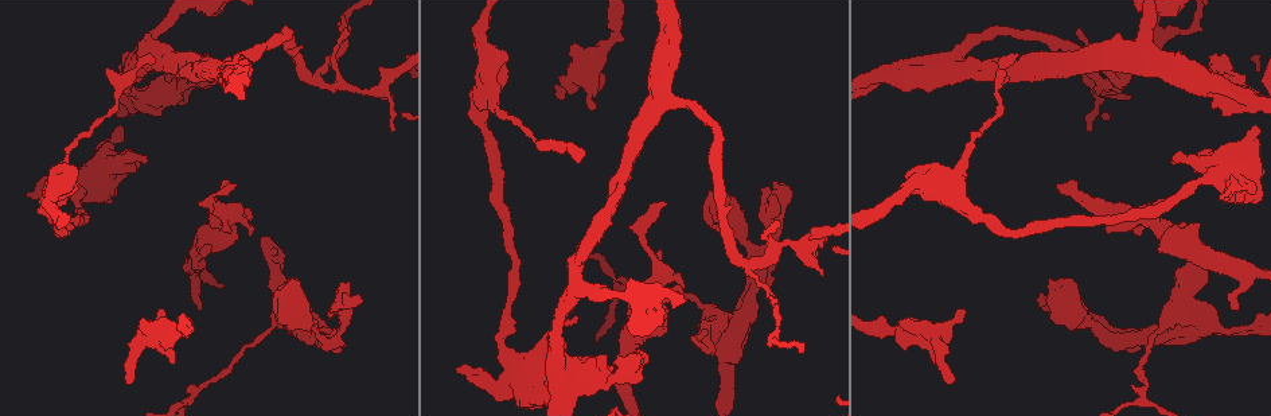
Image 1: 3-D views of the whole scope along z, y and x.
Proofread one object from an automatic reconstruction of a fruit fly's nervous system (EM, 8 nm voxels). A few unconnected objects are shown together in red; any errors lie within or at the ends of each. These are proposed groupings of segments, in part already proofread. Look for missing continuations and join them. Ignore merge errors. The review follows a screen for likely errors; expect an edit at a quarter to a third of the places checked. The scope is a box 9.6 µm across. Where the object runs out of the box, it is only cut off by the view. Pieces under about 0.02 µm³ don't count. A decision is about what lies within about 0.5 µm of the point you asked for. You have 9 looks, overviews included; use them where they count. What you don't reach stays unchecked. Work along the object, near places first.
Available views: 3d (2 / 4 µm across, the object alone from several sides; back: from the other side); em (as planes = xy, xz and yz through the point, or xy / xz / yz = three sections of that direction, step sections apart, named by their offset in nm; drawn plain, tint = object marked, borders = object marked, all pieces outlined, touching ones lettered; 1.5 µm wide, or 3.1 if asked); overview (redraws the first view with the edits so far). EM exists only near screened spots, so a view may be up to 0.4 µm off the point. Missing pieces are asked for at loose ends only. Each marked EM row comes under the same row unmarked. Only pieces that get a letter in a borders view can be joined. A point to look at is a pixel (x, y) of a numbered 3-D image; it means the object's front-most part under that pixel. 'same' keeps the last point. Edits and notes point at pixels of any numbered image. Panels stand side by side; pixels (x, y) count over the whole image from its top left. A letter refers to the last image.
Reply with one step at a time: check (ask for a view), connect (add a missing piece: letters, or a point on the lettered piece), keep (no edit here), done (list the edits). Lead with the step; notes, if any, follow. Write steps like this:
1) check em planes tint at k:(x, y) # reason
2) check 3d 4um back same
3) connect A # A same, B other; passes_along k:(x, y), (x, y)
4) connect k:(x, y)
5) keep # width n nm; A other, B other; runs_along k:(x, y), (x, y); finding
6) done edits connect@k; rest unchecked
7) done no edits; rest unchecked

check 3d 4um at 1:(459, 369) # free end

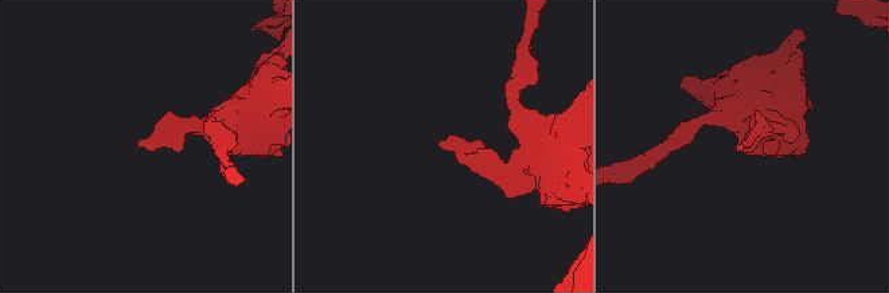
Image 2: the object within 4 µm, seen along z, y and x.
check em planes borders at 2:(439, 147) # need the tissue

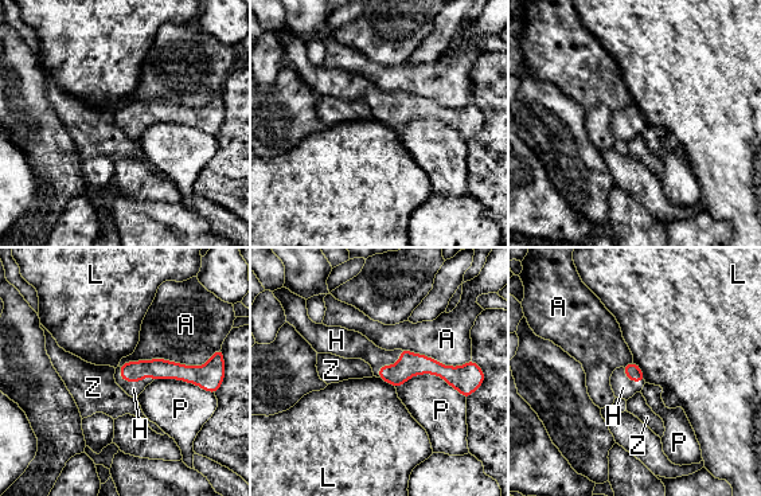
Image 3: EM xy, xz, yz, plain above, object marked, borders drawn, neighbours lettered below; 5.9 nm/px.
connect 3:(133, 389) # A other, H same, L other, P other, Z other; the neuron continues

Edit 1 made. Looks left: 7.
check overview # redraw

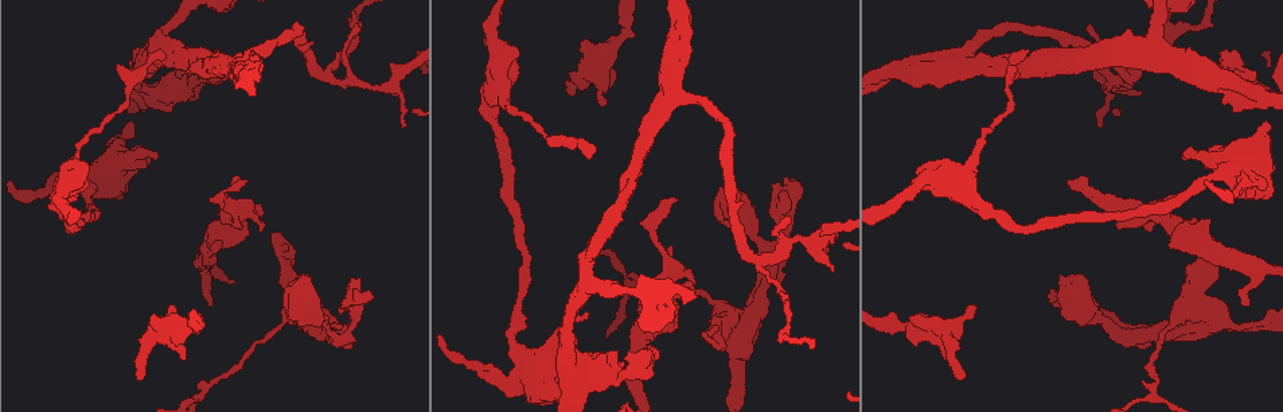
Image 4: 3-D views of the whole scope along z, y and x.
check 3d 4um at 4:(209, 306) # tapers out

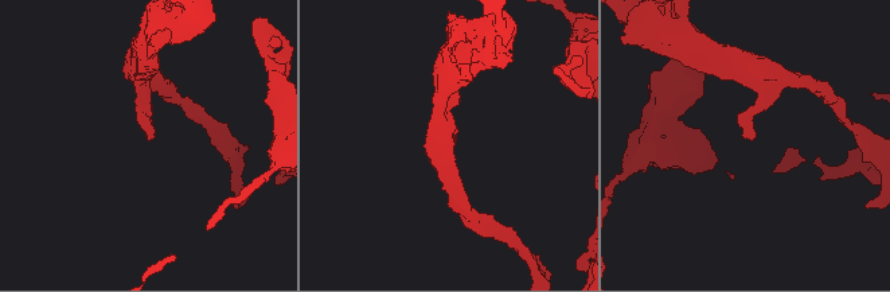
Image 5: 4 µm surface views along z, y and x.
check em planes borders at 5:(147, 140)

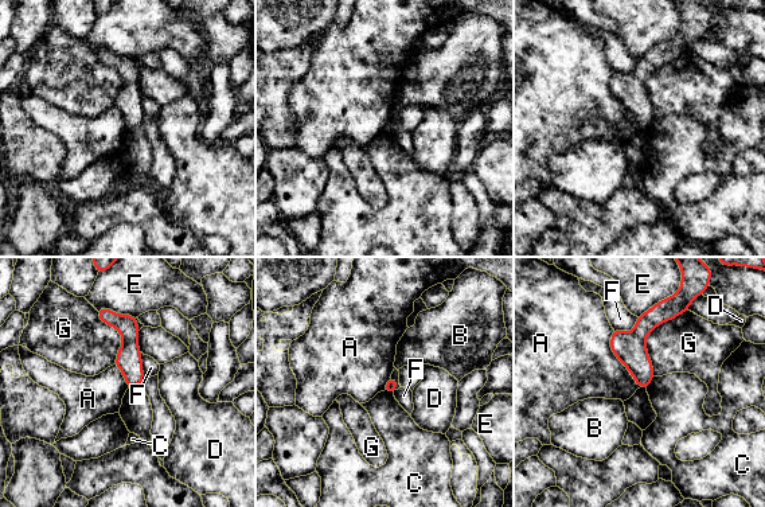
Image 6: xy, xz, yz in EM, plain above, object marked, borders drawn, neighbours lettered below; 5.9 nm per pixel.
keep # longest_contact G 440 nm; A other, B other, C other, D other, E other, F other, G other; none of them fits

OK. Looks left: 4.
check 3d 4um at 4:(726, 211) # stops while still wide

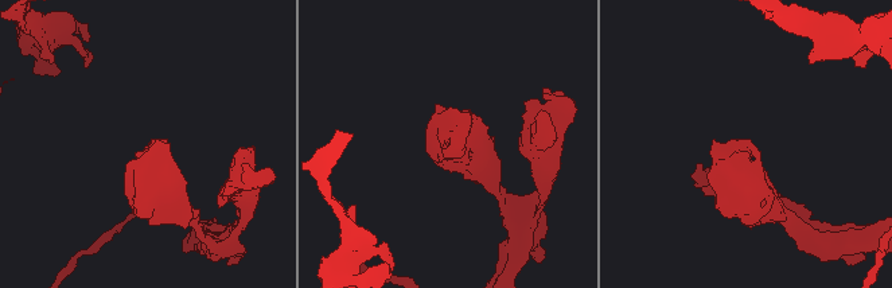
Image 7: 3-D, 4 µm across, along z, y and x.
check em xz step 4 borders at 7:(450, 152) # shape alone is not enough

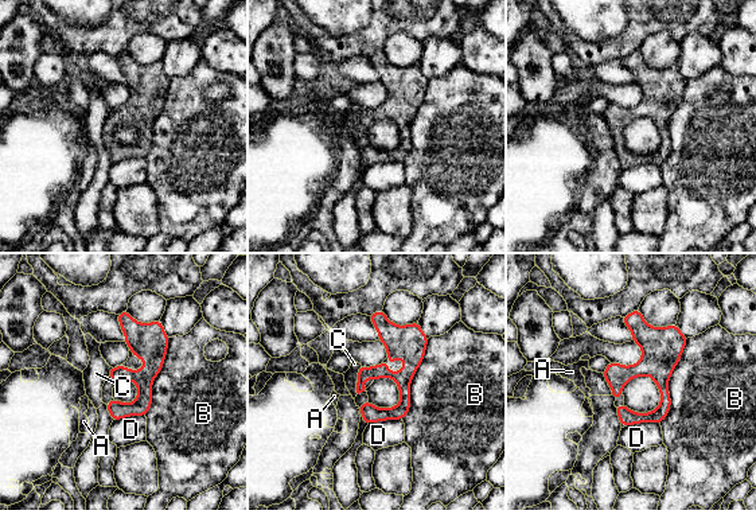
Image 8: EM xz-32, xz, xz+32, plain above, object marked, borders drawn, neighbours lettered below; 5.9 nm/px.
check em planes borders same # cut it another way

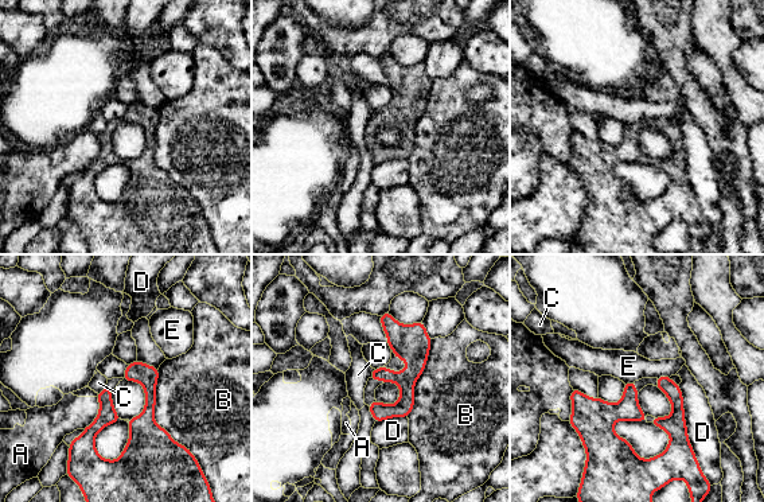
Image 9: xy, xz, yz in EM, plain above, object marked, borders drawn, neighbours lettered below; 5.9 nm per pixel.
keep # A other, B other, C other, D other, E other; runs_along 9:(591, 401), (634, 456), (663, 464); none of them fits

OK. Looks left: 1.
check em planes borders at 4:(141, 376) # free end

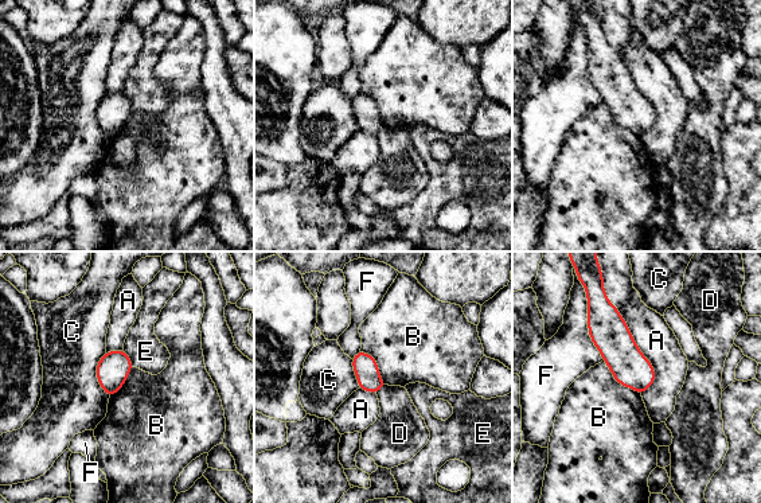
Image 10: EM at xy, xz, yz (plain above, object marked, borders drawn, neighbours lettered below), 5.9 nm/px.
keep # A other, B other, C other, D other, E other, F other; border 10:(603, 361), (620, 383), (640, 394); none of them fits

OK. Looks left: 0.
done edits connect@3; rest unchecked

